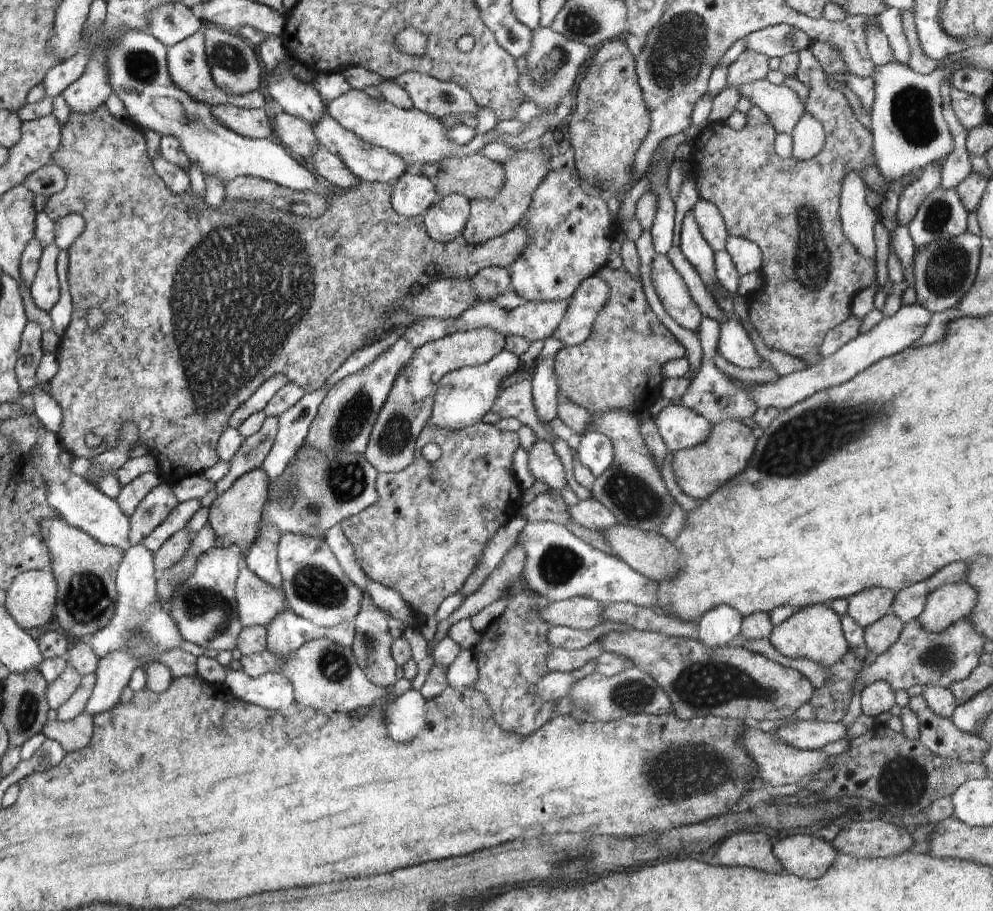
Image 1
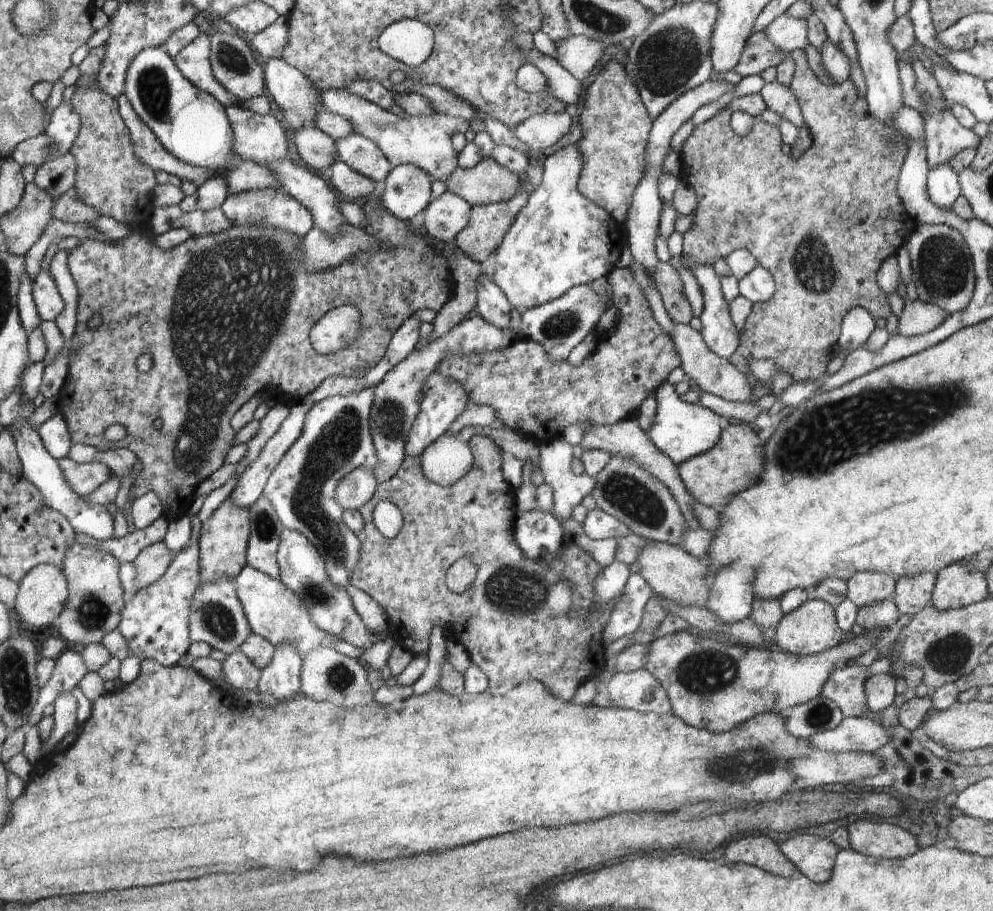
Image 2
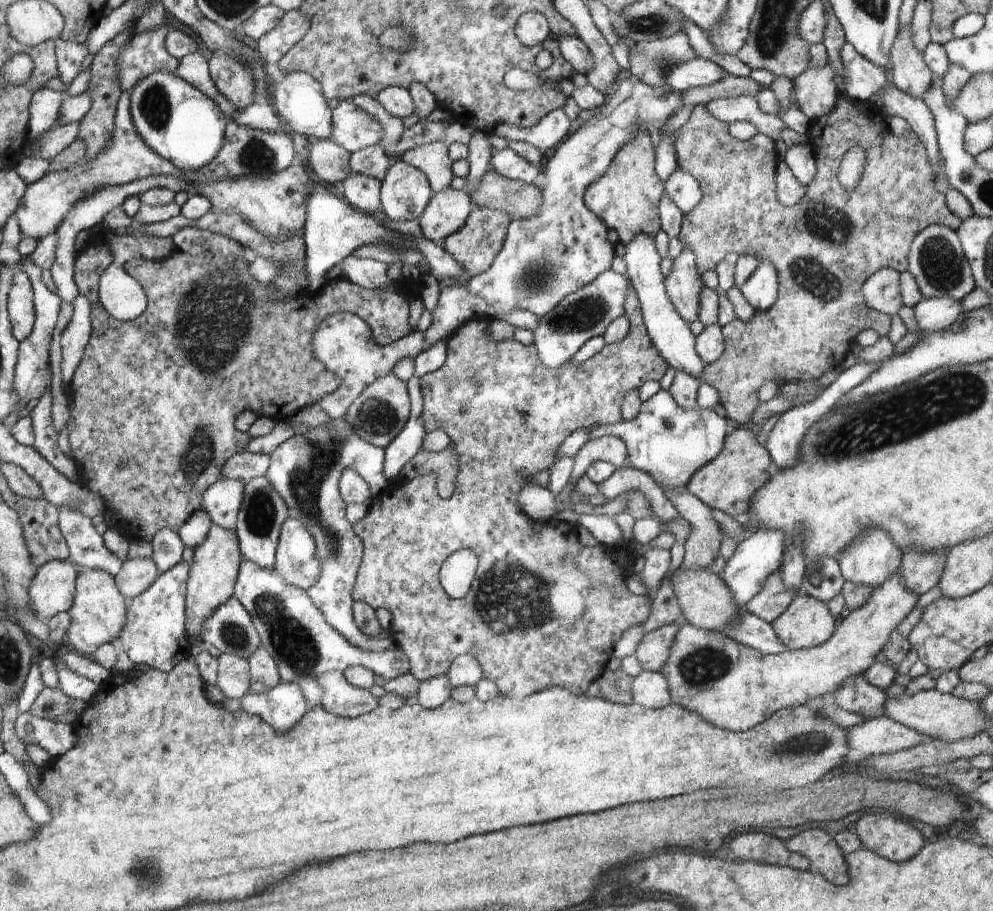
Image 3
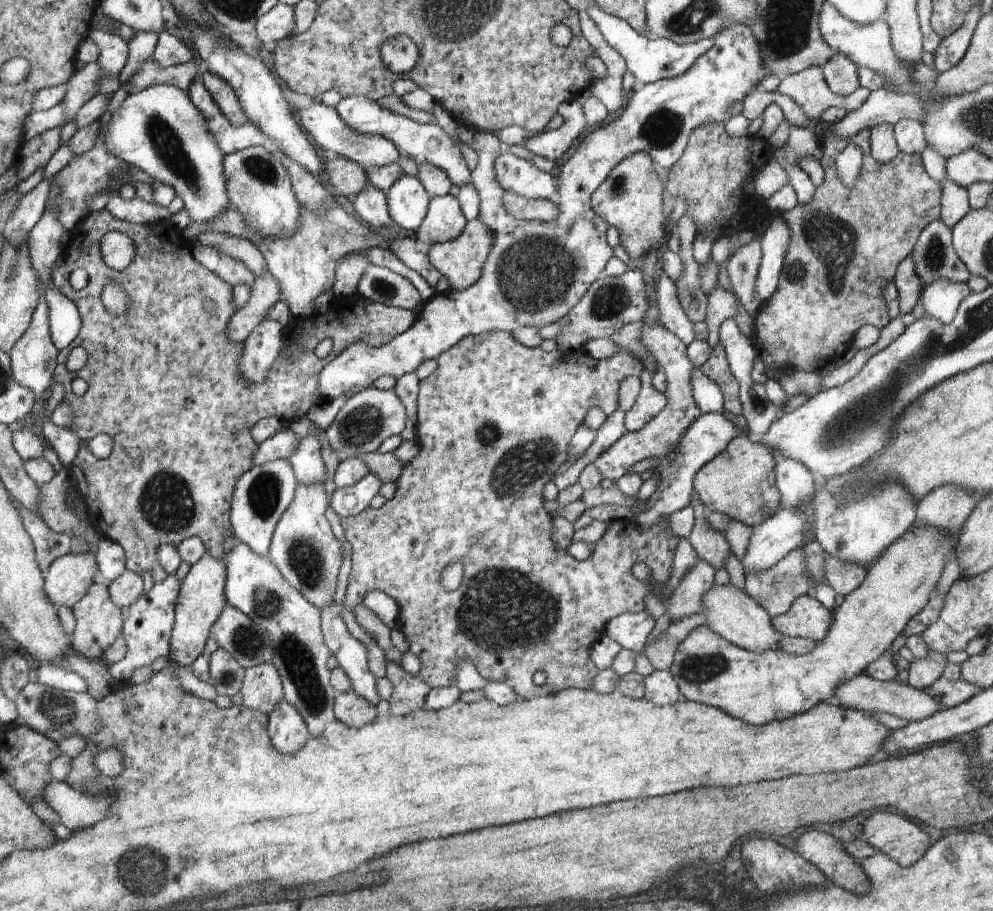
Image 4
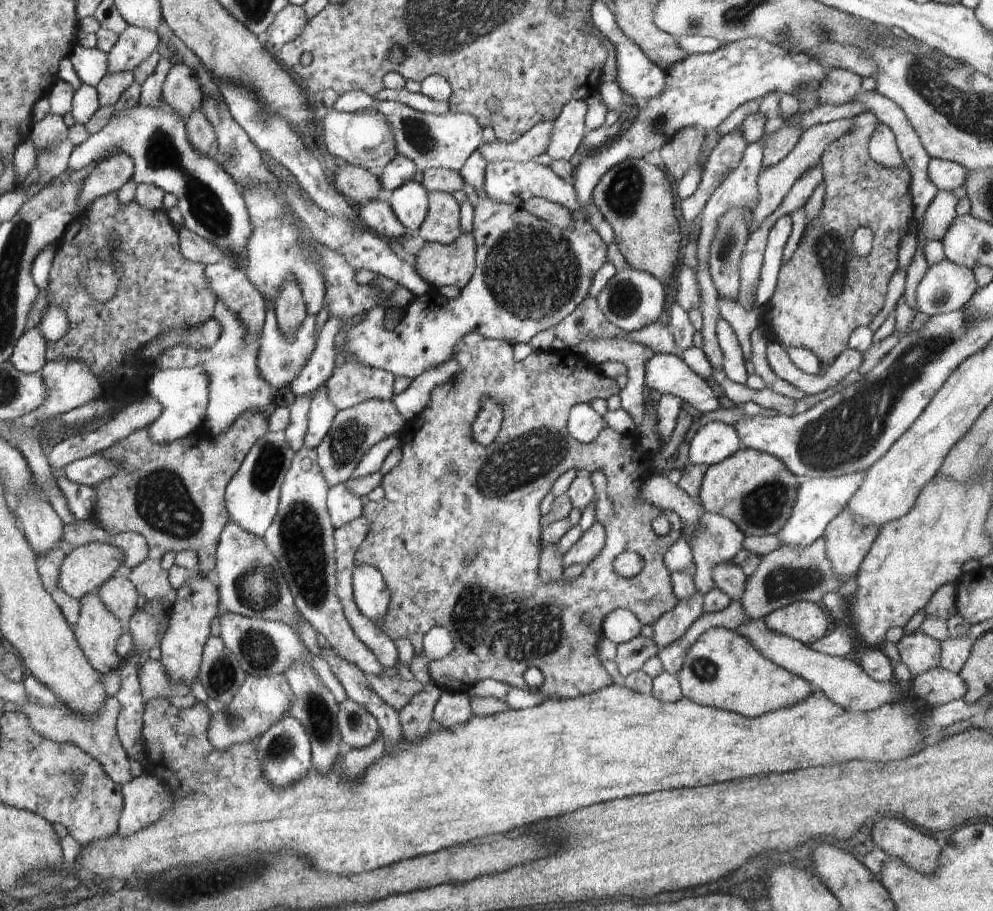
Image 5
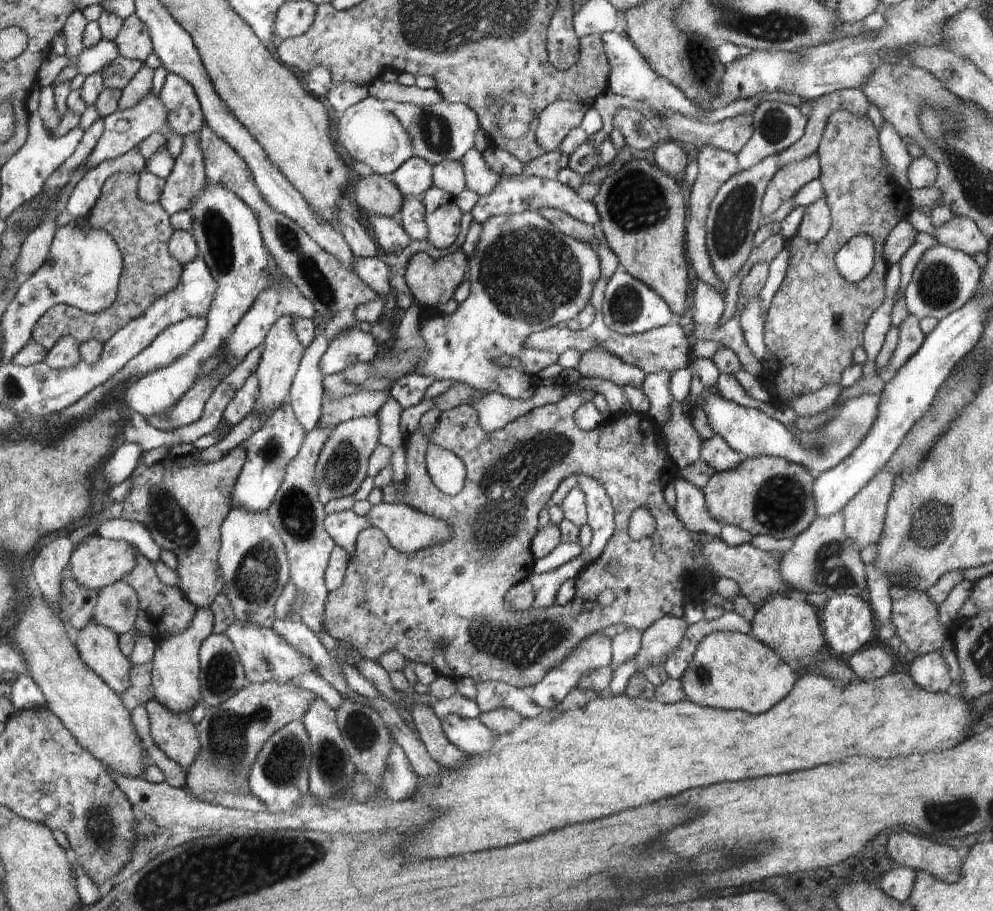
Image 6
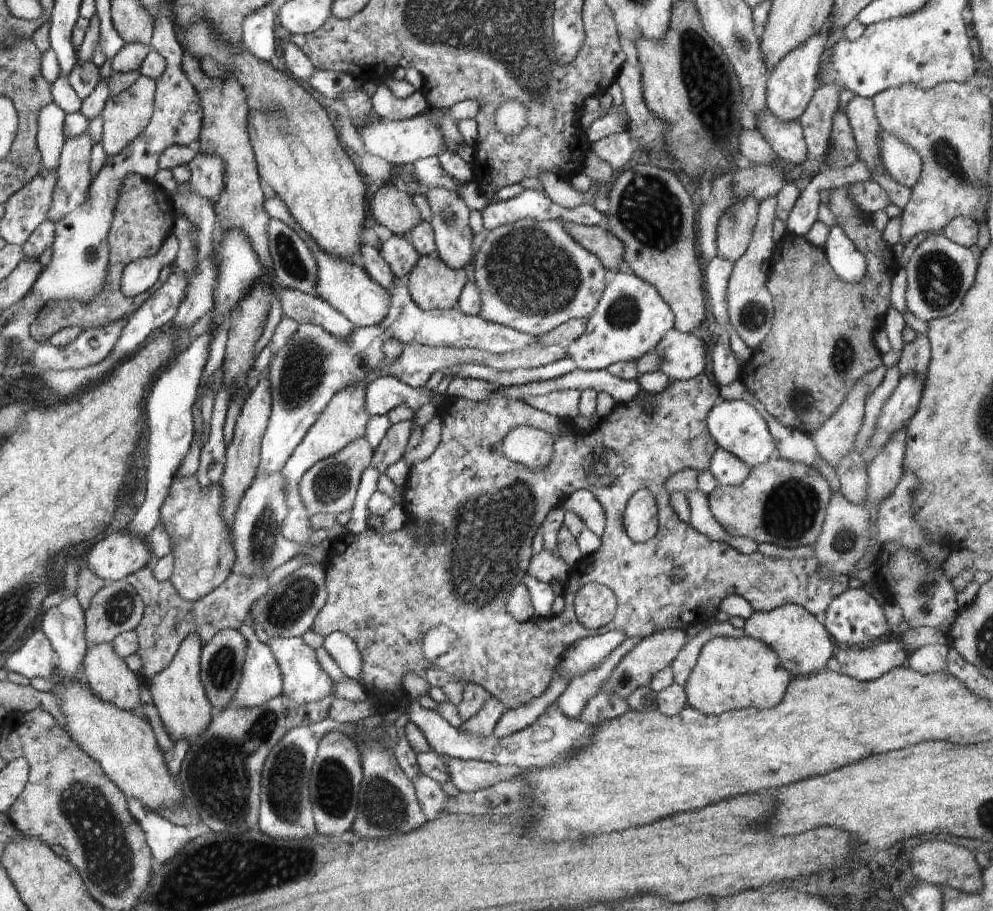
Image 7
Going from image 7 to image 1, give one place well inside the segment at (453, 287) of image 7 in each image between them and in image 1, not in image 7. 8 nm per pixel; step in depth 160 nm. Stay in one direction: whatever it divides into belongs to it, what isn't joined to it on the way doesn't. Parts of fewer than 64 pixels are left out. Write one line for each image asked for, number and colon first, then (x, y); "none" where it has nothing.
1: (488, 218)
2: (488, 224)
3: (474, 246)
4: (461, 260)
5: (439, 265)
6: (432, 281)

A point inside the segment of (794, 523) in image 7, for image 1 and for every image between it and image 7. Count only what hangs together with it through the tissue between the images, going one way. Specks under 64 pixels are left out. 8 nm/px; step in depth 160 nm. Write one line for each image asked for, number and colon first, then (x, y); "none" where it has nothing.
1: (700, 471)
2: (714, 478)
3: (728, 482)
4: (741, 483)
5: (755, 490)
6: (772, 496)

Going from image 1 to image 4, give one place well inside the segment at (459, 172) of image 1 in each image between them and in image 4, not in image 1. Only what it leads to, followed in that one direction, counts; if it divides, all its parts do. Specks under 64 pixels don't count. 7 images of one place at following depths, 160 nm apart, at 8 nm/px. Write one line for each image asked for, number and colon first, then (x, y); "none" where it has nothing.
2: (487, 182)
3: (520, 200)
4: (542, 210)

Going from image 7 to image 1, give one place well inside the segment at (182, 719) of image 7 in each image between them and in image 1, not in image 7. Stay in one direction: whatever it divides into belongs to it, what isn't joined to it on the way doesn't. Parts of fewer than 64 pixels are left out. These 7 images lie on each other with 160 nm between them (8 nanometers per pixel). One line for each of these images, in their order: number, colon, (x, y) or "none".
1: (235, 517)
2: (223, 539)
3: (213, 572)
4: (201, 599)
5: (195, 605)
6: (175, 673)

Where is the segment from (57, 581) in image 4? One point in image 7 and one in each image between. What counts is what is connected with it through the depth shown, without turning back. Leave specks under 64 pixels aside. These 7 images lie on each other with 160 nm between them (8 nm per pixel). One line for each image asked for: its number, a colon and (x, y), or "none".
5: (86, 567)
6: (97, 562)
7: (119, 555)

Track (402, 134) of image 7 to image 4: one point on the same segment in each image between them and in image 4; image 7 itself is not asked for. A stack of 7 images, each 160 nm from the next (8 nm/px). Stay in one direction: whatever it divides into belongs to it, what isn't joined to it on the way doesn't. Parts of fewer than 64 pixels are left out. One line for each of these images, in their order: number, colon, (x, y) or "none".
4: (331, 133)
5: (365, 138)
6: (371, 134)

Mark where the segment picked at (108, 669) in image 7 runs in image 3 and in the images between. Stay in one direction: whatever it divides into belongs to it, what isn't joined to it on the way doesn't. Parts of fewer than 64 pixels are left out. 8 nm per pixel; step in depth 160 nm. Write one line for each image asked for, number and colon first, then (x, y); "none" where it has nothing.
3: (99, 613)
4: (98, 621)
5: (97, 630)
6: (98, 647)

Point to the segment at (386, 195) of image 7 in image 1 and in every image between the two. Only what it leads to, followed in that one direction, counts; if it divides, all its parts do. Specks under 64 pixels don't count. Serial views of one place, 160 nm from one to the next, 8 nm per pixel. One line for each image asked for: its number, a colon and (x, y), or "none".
1: (294, 133)
2: (319, 150)
3: (330, 162)
4: (347, 178)
5: (360, 186)
6: (375, 194)

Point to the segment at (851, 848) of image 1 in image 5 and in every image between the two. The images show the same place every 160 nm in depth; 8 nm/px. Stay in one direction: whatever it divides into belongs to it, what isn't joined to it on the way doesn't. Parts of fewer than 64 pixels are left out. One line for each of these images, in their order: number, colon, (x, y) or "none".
2: (876, 839)
3: (895, 839)
4: (904, 842)
5: (899, 839)

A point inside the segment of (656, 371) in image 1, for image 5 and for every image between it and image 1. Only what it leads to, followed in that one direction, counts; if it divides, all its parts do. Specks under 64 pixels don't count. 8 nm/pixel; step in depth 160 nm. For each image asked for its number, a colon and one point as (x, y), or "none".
2: (532, 395)
3: (543, 611)
4: (533, 608)
5: (449, 494)

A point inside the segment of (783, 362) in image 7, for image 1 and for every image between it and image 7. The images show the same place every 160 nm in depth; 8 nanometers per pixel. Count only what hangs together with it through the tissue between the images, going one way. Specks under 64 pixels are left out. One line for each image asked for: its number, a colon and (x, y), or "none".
1: (789, 208)
2: (822, 224)
3: (824, 248)
4: (845, 245)
5: (825, 292)
6: (816, 320)

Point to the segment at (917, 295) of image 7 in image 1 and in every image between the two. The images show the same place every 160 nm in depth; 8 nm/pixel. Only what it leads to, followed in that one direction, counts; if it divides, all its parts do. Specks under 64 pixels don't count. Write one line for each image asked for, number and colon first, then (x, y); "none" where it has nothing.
1: (892, 335)
2: (917, 318)
3: (932, 314)
4: (941, 298)
5: (946, 287)
6: (944, 280)

